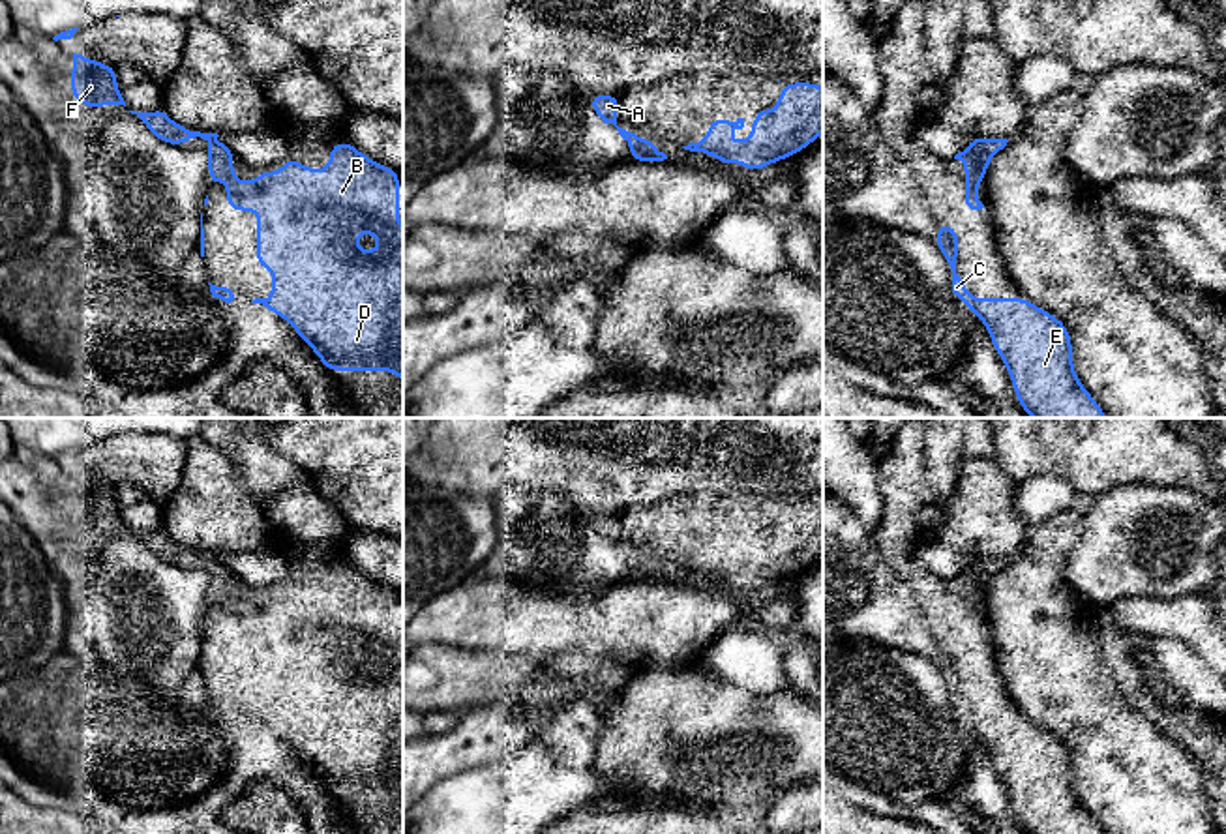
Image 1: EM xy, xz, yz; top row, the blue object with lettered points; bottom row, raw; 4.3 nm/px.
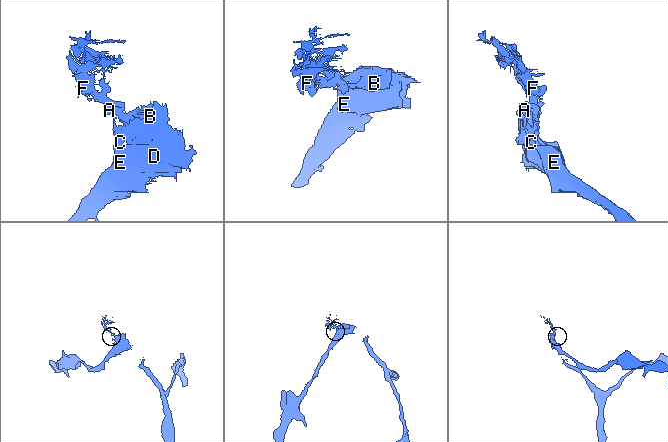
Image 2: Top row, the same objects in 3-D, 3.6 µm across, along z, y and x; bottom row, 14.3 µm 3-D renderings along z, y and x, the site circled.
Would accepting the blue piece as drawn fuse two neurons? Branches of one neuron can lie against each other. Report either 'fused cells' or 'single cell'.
fused cells

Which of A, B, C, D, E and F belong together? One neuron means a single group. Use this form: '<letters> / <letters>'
A F / B C D E

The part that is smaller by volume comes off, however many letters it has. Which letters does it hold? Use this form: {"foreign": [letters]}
{"foreign": ["A", "F"]}

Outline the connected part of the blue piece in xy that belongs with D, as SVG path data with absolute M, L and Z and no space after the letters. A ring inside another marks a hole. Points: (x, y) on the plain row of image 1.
M347 560L332 566L330 585L315 590L291 577L279 592L261 590L255 600L238 603L238 590L229 588L225 618L234 632L255 632L257 686L272 690L272 716L255 718L283 740L332 791L392 791L403 800L403 647L399 645L399 592L364 575ZM367 650L381 665L366 671L354 663Z

